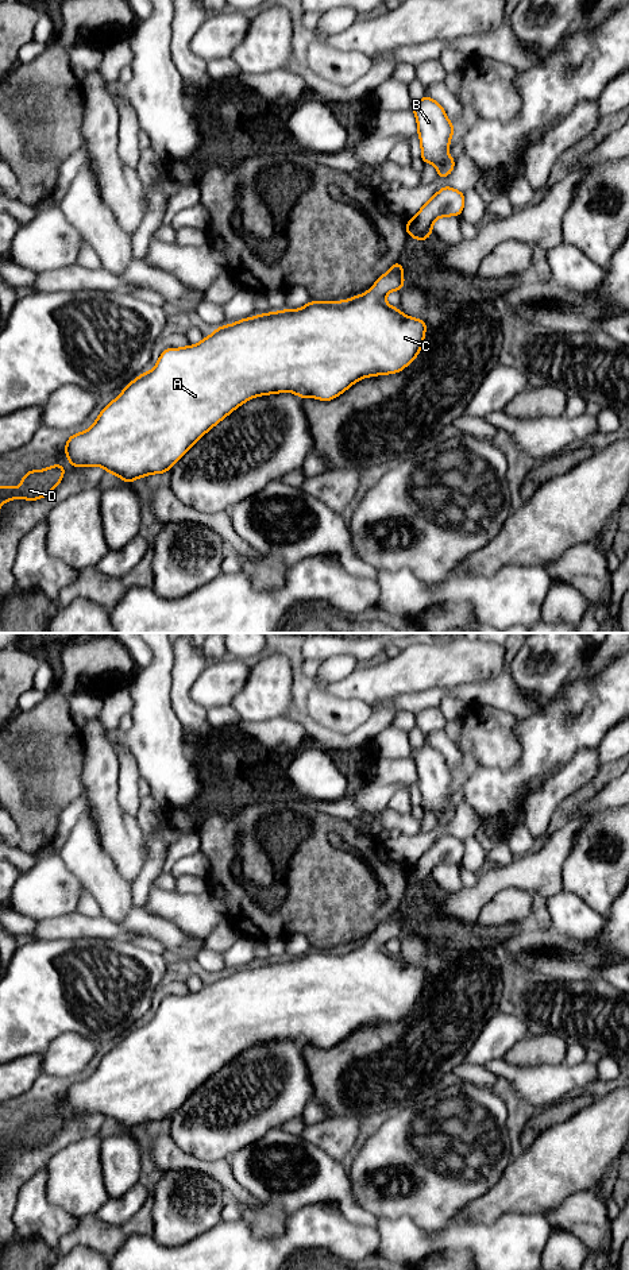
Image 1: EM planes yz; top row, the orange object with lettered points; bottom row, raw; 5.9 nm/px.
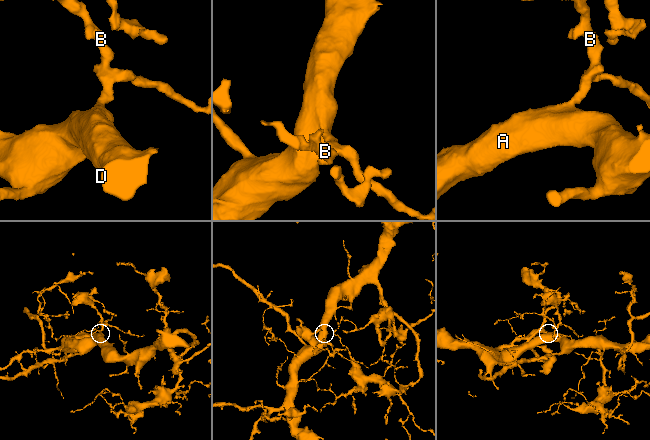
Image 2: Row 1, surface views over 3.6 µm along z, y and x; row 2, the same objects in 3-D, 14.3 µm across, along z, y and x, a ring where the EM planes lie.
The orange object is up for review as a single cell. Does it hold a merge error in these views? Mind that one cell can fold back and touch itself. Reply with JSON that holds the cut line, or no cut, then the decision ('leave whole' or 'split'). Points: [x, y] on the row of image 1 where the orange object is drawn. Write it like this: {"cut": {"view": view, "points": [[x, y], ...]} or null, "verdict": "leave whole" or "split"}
{"cut": null, "verdict": "leave whole"}

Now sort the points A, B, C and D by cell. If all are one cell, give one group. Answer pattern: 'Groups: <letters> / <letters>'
Groups: A B C D

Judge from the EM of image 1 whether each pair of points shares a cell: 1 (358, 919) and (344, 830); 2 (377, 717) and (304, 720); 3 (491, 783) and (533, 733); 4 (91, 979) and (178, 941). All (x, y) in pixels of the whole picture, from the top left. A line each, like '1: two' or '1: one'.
1: one
2: one
3: one
4: two

